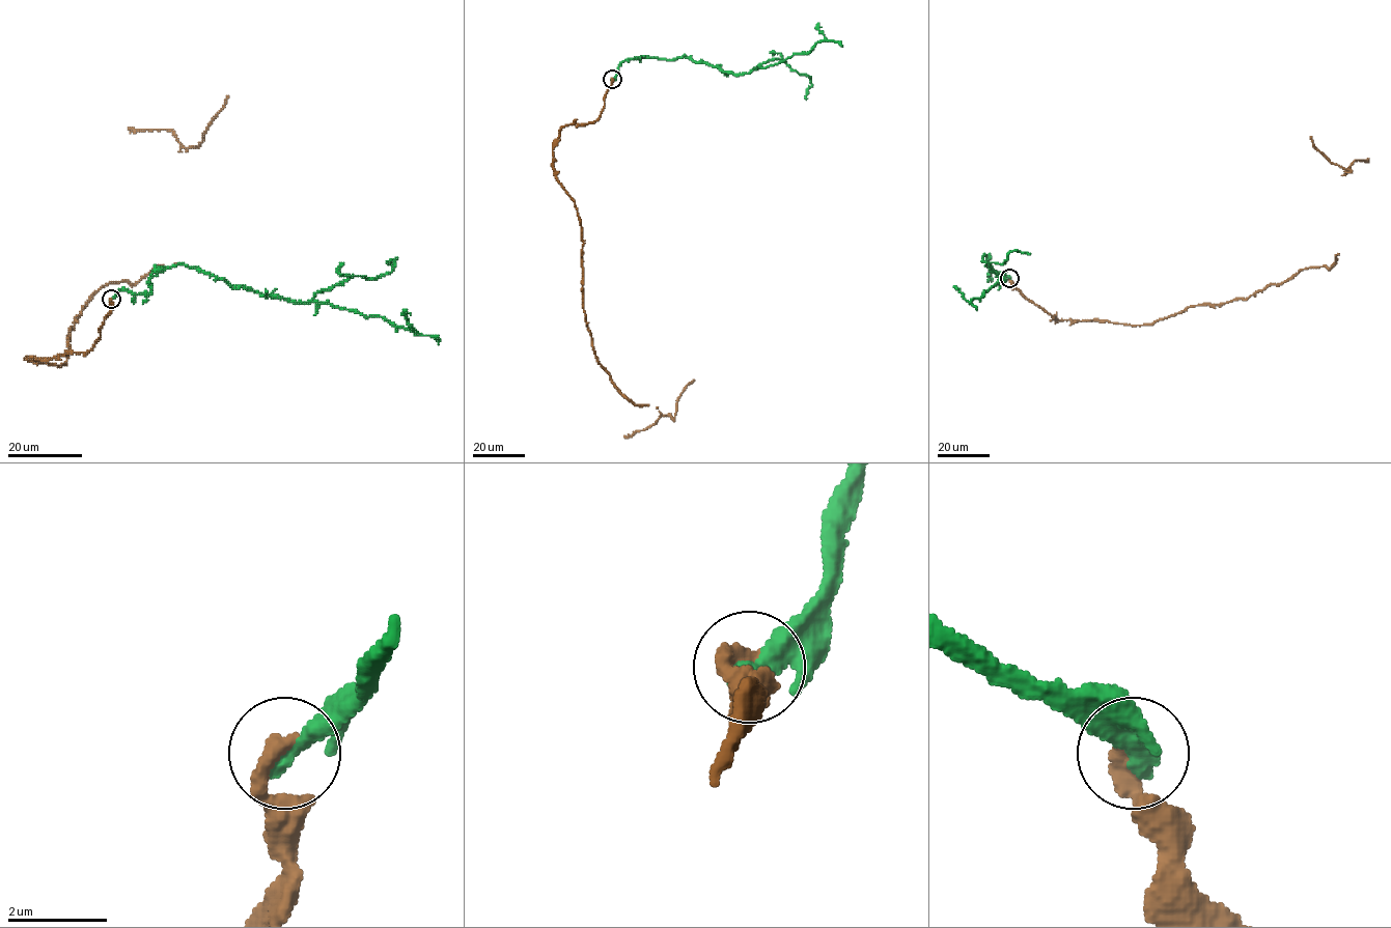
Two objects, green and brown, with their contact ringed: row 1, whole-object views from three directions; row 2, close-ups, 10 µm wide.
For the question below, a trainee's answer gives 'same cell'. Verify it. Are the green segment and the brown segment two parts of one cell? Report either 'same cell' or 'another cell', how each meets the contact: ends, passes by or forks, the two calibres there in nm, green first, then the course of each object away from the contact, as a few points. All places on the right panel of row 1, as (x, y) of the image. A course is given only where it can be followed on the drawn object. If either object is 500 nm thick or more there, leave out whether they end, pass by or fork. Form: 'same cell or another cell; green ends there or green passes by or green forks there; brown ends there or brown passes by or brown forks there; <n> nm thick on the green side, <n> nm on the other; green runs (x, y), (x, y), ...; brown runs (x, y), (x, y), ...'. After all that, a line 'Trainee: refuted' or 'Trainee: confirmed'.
another cell; 500 nm thick on the green side, 440 nm on the other; green runs (1009, 278), (996, 272), (990, 275), (989, 254), (989, 264), (1004, 280), (971, 302), (953, 286); brown runs (1009, 278), (1055, 320), (1132, 325), (1329, 269), (1339, 253), (1341, 175), (1351, 171), (1310, 136)
Trainee: refuted

